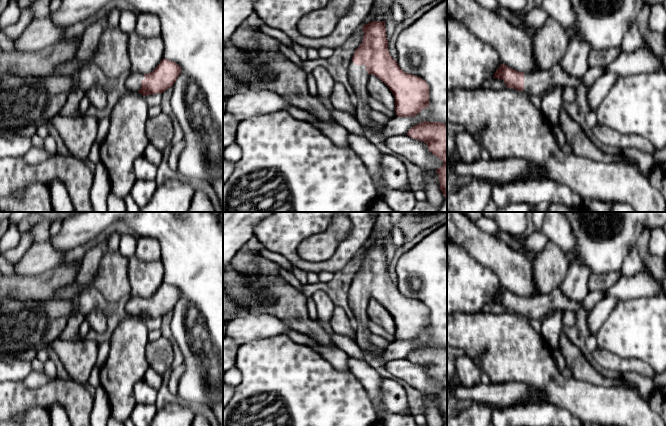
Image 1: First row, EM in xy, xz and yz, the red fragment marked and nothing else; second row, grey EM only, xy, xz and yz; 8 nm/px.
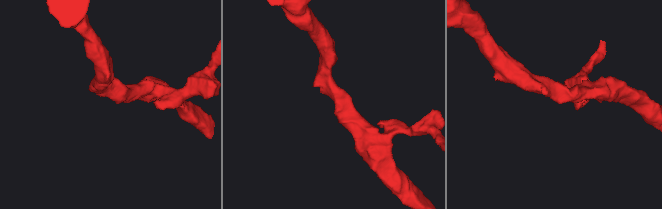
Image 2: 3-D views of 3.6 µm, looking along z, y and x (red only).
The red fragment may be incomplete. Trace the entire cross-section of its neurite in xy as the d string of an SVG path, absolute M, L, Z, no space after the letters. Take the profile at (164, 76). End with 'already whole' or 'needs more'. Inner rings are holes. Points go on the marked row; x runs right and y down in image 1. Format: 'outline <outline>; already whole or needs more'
outline M162 59L148 74L131 72L125 82L126 92L139 92L143 96L163 93L173 87L181 73L181 67L170 60Z; needs more

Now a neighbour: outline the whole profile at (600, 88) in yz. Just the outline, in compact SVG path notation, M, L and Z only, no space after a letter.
M606 72L589 87L588 102L592 110L595 110L601 104L619 77L615 73Z

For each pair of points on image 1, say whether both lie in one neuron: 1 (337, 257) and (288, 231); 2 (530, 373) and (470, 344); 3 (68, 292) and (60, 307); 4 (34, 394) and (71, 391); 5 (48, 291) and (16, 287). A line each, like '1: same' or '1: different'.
1: same
2: same
3: same
4: same
5: same

